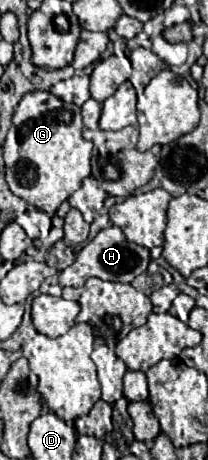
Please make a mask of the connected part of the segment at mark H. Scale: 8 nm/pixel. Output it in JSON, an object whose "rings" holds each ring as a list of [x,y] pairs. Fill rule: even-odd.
{"rings":[[[107,226],[79,250],[79,254],[71,266],[67,266],[63,272],[59,272],[59,284],[61,286],[83,286],[87,282],[87,278],[91,278],[91,276],[101,278],[101,280],[111,280],[111,282],[133,282],[135,276],[145,272],[149,262],[151,262],[151,256],[149,256],[147,248],[127,242],[121,228]]]}

